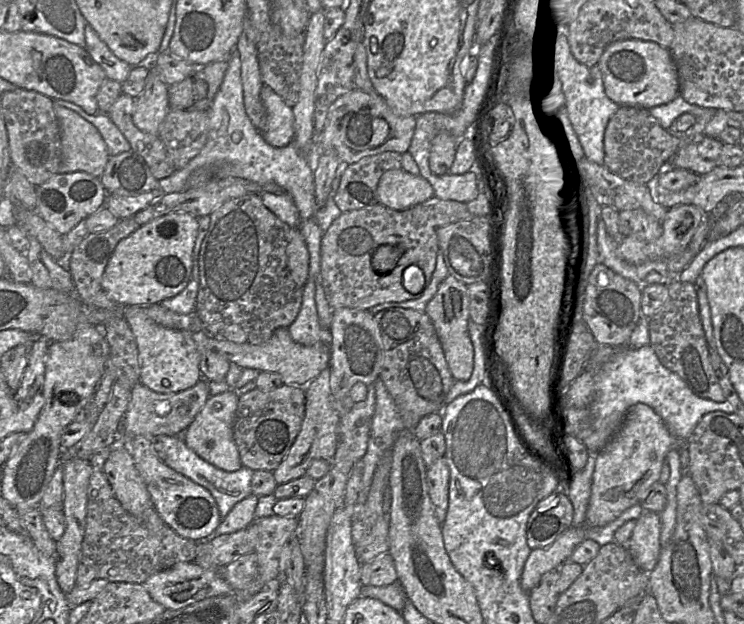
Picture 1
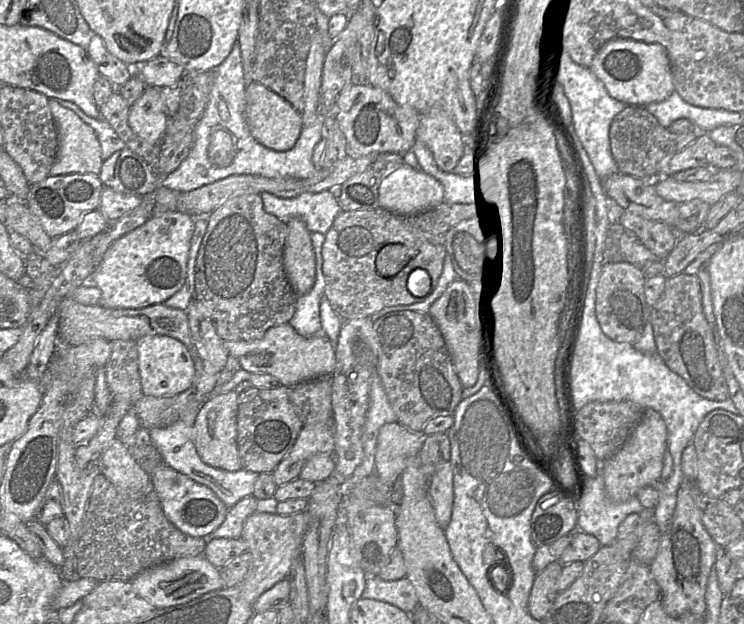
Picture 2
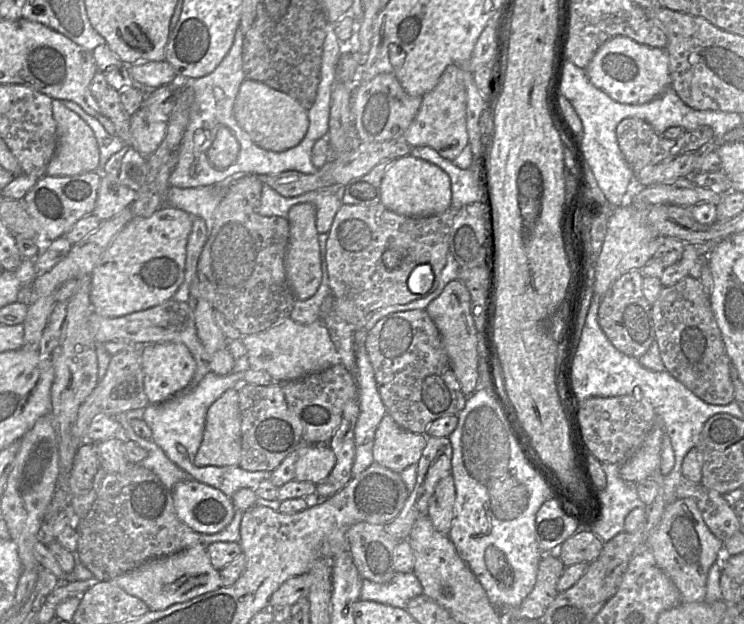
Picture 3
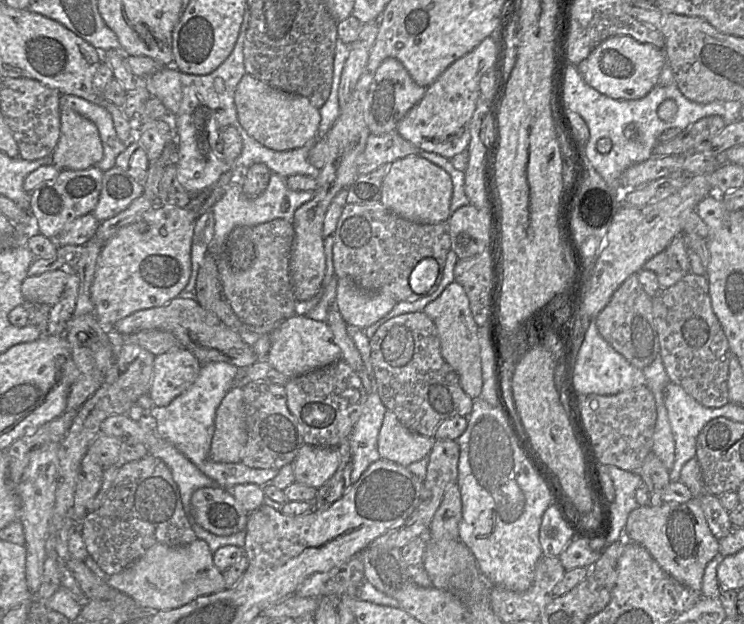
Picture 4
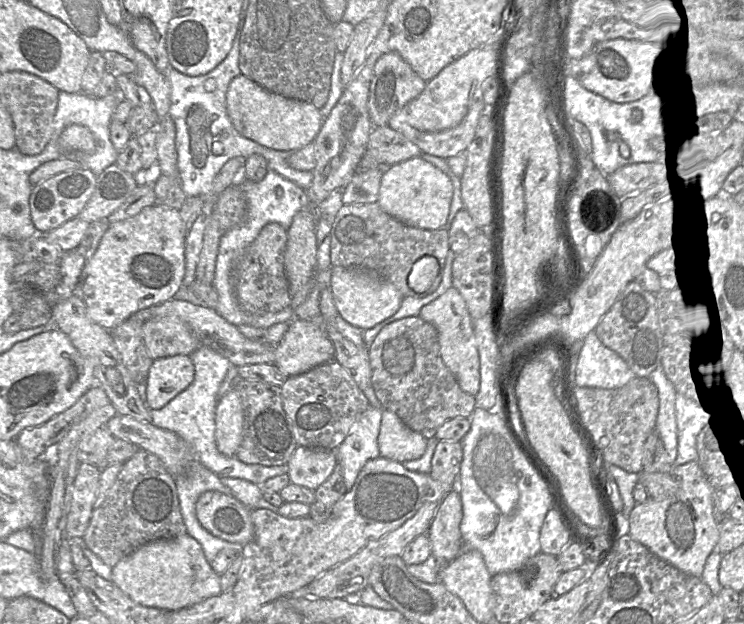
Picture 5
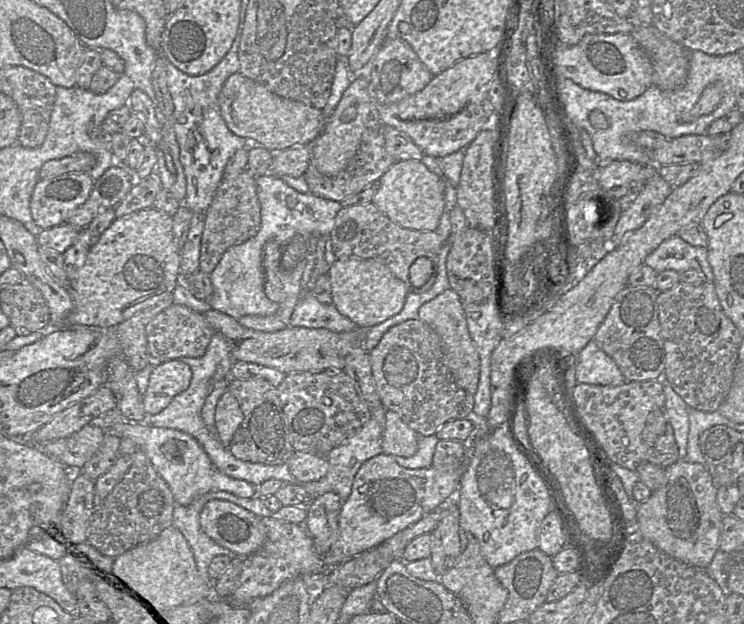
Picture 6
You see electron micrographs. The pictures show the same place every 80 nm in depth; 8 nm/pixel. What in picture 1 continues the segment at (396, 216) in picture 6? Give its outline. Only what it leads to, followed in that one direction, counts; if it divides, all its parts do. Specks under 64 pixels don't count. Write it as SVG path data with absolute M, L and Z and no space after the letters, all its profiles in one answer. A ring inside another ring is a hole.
M403 168L386 171L377 187L378 202L393 210L406 210L434 196L430 182Z

